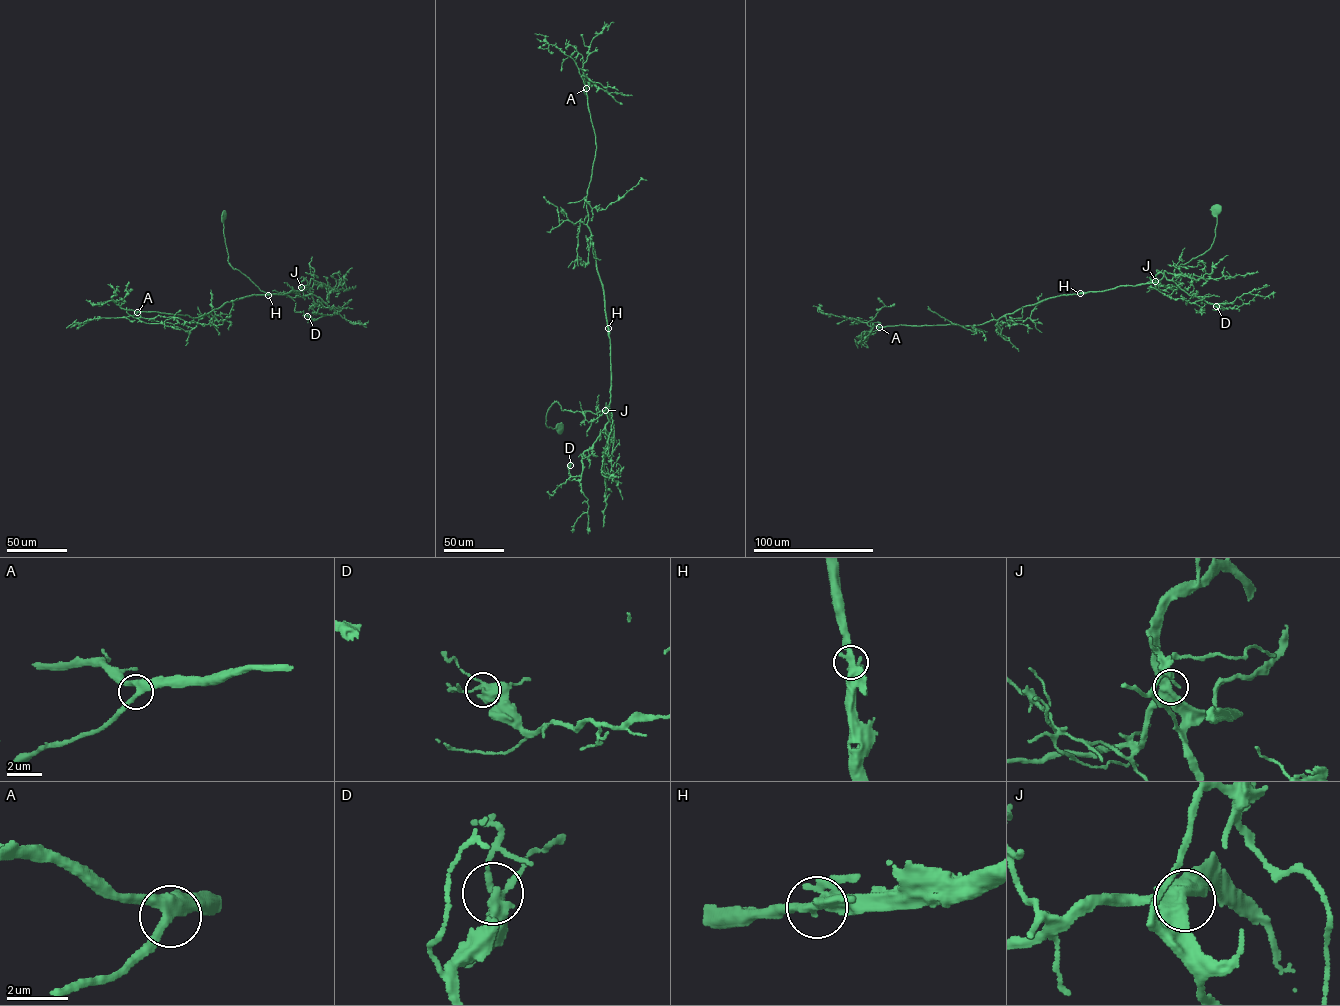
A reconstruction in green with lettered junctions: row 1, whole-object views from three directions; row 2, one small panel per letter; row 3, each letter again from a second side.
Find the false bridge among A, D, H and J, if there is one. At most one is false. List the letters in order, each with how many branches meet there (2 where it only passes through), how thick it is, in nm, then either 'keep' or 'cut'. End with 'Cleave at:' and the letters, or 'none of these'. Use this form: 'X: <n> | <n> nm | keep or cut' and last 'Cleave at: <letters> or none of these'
A: 3 | 340 nm | keep
D: 3 | 360 nm | keep
H: 3 | 360 nm | keep
J: 3 | 400 nm | keep
Cleave at: none of these

